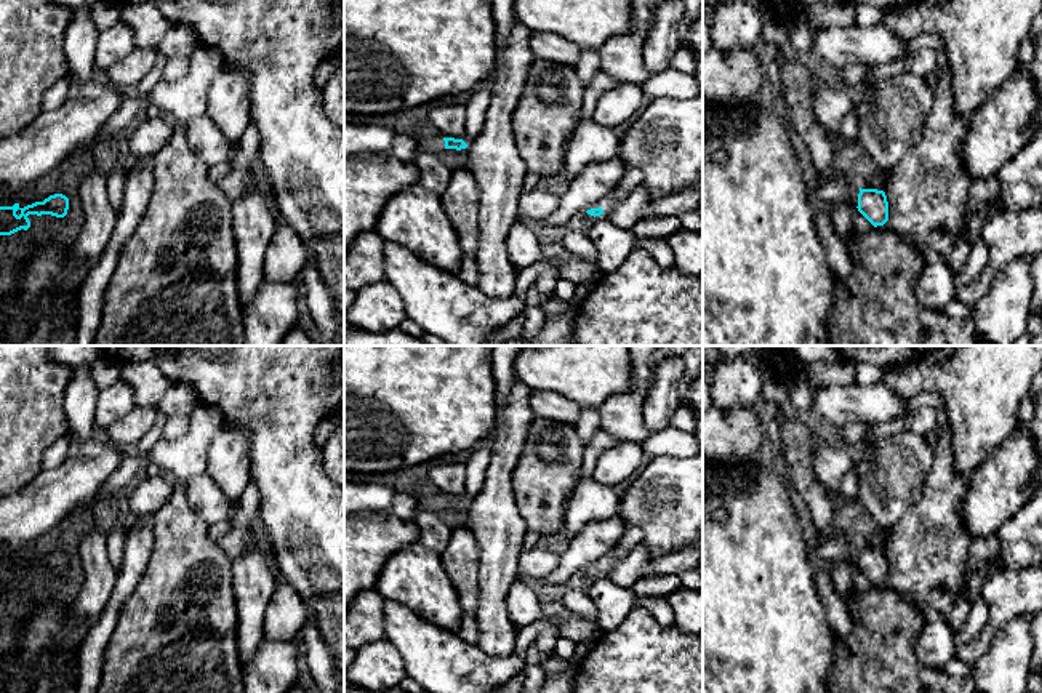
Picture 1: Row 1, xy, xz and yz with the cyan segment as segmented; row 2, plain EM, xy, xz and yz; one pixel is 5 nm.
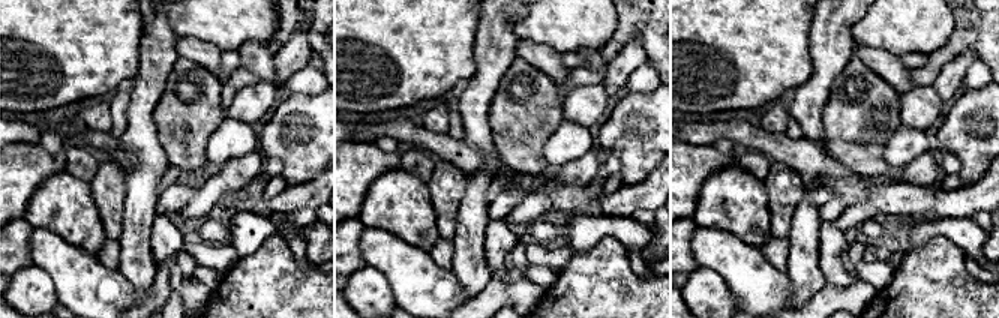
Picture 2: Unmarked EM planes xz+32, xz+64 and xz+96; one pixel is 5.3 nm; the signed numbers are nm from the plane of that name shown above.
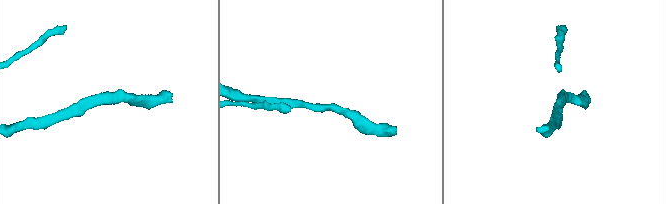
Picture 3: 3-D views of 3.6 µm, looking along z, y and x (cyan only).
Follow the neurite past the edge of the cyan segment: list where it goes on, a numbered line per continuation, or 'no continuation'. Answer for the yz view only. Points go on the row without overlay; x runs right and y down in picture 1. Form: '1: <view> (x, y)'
no continuation

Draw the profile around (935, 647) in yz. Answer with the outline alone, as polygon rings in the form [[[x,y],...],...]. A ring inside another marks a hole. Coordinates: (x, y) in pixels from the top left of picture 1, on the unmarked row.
[[[925,607],[925,624],[914,642],[917,659],[928,667],[944,671],[957,656],[956,635],[946,616]]]

